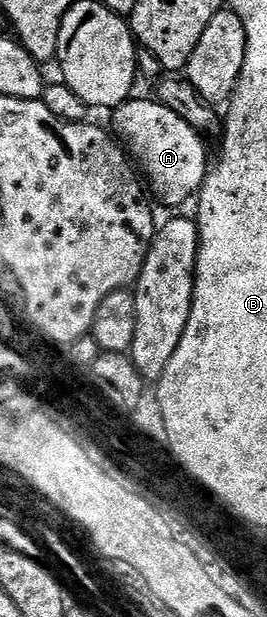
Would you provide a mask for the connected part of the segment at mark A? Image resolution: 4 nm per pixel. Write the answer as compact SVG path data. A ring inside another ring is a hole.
M129 98L111 113L111 131L119 137L123 147L142 172L144 167L143 175L146 180L148 175L147 183L150 185L151 195L156 195L166 207L176 208L188 199L191 201L204 186L204 178L210 171L208 148L204 145L205 137L197 132L194 126L190 126L190 122L174 114L174 110L162 106L159 100L136 99Z

